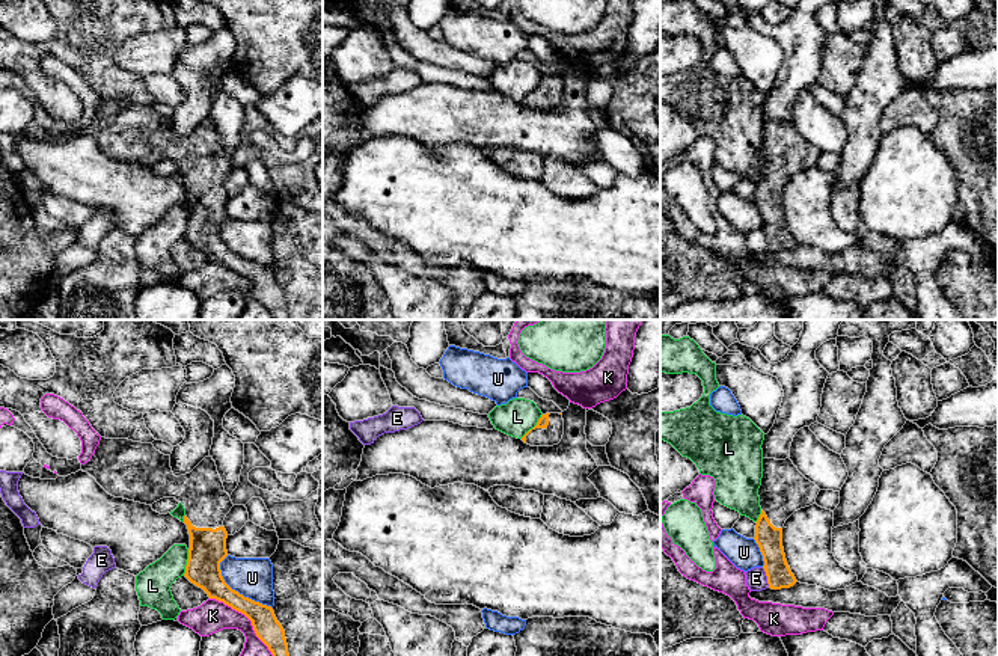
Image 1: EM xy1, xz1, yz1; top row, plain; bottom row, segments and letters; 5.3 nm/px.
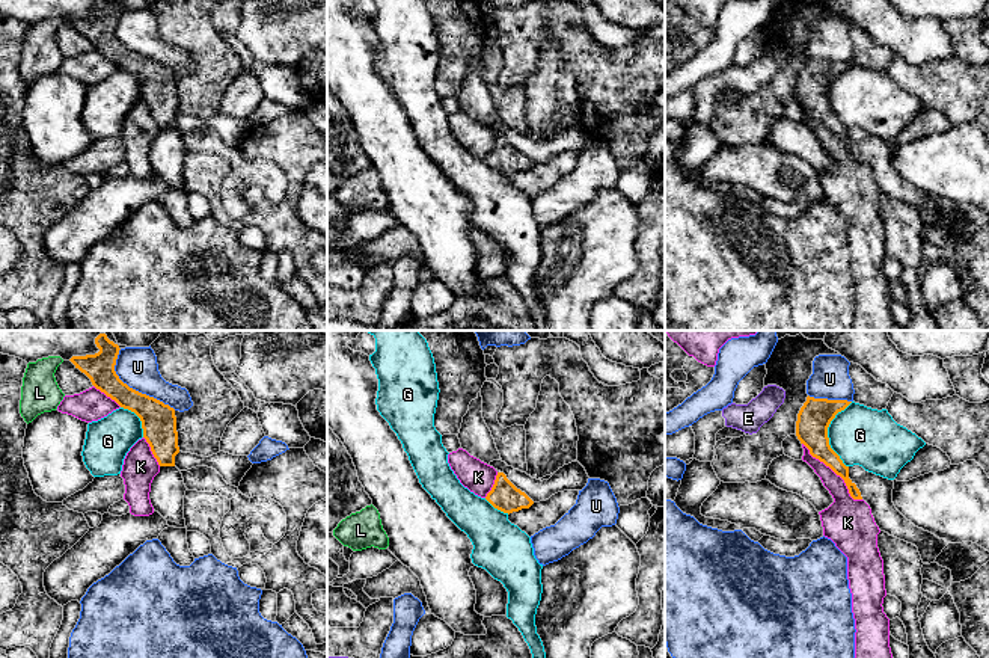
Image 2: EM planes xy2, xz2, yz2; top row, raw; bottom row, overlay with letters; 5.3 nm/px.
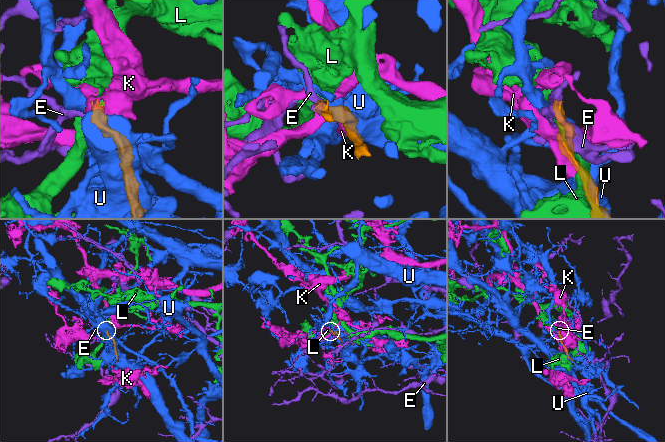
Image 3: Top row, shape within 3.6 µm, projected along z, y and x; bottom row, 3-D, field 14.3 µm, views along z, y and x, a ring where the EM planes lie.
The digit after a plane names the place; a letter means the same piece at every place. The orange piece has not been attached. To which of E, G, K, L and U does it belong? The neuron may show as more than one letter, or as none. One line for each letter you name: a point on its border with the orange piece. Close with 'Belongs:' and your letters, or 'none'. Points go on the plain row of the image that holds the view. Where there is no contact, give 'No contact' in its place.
Belongs: none

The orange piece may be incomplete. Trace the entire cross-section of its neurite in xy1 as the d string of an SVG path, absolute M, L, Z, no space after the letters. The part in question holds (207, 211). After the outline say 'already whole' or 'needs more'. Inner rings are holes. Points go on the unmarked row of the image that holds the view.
M101 100L95 116L81 127L81 133L115 160L146 167L163 160L181 164L190 196L184 238L210 261L244 276L273 320L289 320L285 293L273 270L244 259L222 238L220 225L228 219L223 182L234 166L225 154L213 119L205 119L190 136L175 139L170 118L161 116L152 106Z | needs more

